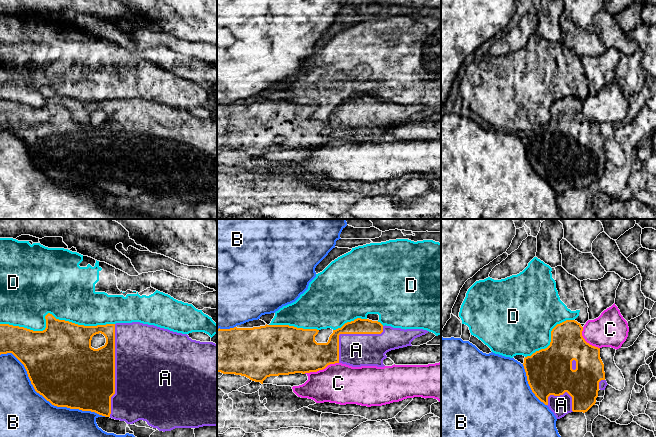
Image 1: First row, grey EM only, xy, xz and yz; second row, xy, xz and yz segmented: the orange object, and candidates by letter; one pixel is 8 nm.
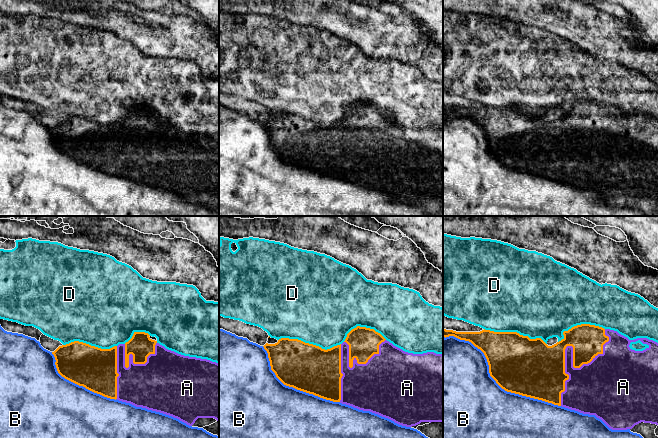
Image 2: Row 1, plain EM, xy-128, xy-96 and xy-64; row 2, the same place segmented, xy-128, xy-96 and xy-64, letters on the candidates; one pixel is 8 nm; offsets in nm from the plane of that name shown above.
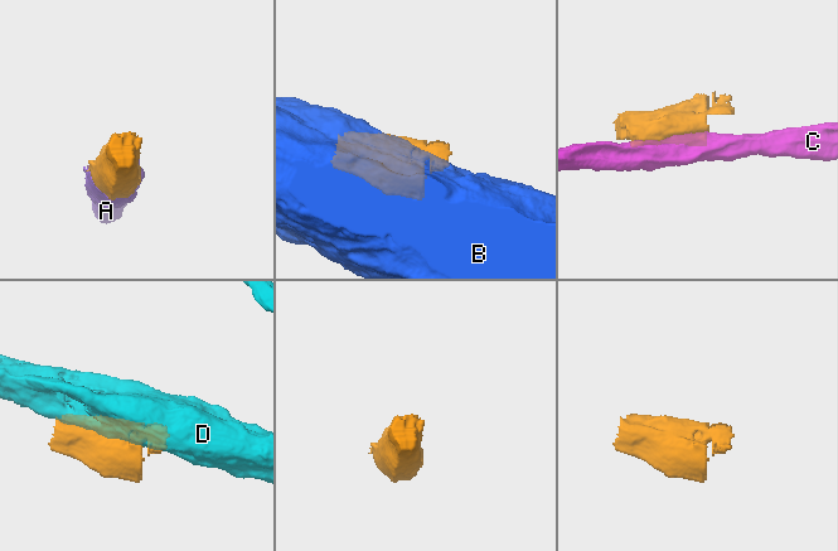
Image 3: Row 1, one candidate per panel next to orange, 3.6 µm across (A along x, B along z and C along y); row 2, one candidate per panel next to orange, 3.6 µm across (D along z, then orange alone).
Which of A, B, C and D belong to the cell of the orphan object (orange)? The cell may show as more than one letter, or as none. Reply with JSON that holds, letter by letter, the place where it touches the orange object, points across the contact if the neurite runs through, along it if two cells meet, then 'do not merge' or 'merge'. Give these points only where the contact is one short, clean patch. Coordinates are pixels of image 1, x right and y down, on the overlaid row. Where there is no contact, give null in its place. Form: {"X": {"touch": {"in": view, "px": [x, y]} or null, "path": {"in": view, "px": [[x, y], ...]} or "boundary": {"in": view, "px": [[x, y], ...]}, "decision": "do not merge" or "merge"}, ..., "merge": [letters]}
{"A": {"touch": {"in": "xy", "px": [114, 370]}, "decision": "merge"}, "B": {"touch": {"in": "xy", "px": [46, 399]}, "decision": "do not merge"}, "C": {"touch": {"in": "xz", "px": [321, 369]}, "decision": "do not merge"}, "D": {"touch": {"in": "xy", "px": [51, 314]}, "decision": "do not merge"}, "merge": ["A"]}

